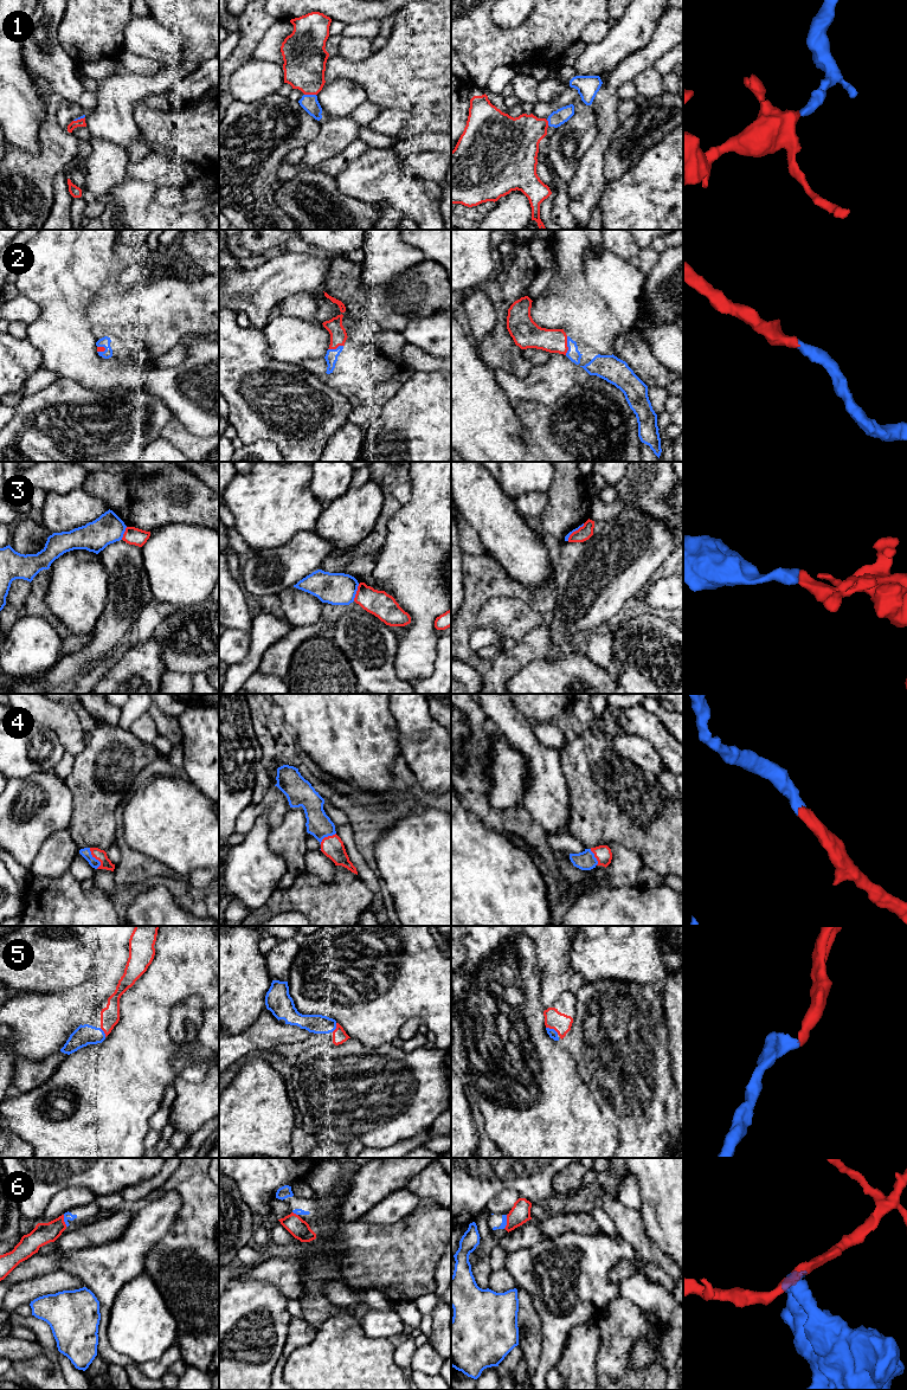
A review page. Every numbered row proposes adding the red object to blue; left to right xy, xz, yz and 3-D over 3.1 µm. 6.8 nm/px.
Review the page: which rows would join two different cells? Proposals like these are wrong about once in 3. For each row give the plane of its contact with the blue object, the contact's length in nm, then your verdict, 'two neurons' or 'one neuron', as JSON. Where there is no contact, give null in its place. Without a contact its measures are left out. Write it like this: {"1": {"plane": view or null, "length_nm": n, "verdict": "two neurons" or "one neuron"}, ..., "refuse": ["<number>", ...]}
{"1": {"plane": "xz", "length_nm": 80, "verdict": "one neuron"}, "2": {"plane": "yz", "length_nm": 130, "verdict": "one neuron"}, "3": {"plane": "xz", "length_nm": 130, "verdict": "two neurons"}, "4": {"plane": "xy", "length_nm": 160, "verdict": "one neuron"}, "5": {"plane": "yz", "length_nm": 100, "verdict": "one neuron"}, "6": {"plane": "yz", "length_nm": 100, "verdict": "two neurons"}, "refuse": ["3", "6"]}

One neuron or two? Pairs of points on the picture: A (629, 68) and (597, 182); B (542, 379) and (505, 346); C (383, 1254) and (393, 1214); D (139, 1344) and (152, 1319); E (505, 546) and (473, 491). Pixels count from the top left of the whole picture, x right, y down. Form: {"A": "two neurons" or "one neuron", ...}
{"A": "one neuron", "B": "two neurons", "C": "two neurons", "D": "one neuron", "E": "one neuron"}

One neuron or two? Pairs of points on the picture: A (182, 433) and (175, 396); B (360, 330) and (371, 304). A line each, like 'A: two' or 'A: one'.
A: two
B: two

